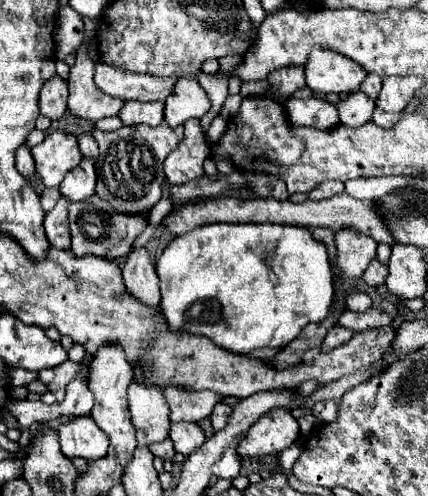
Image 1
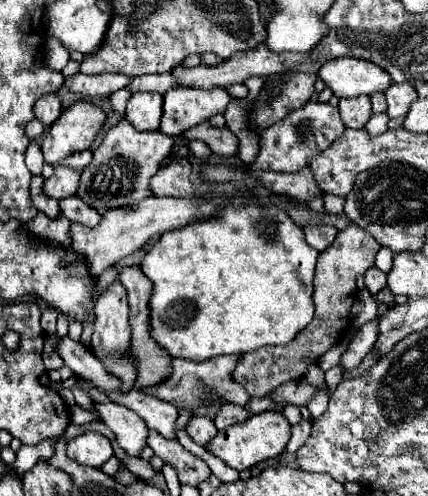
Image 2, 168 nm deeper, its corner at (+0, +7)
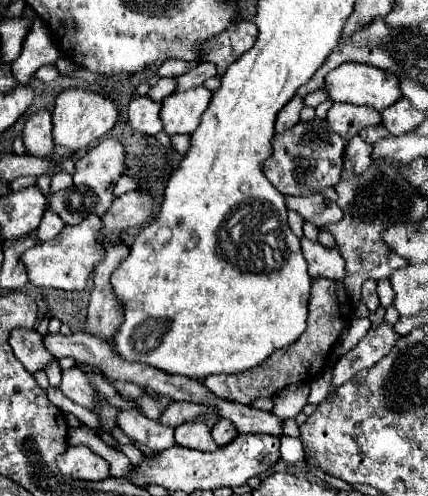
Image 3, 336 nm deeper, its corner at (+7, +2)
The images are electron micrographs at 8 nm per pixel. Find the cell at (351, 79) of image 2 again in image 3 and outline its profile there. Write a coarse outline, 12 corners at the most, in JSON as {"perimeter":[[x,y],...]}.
{"perimeter":[[343,64],[325,78],[333,102],[383,110],[403,94],[395,74]]}

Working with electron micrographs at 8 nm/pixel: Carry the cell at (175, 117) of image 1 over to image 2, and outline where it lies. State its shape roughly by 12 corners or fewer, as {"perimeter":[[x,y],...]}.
{"perimeter":[[228,91],[164,93],[160,131],[176,137],[224,113]]}

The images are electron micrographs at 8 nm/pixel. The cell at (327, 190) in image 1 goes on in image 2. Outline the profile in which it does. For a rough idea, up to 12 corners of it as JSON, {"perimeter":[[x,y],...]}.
{"perimeter":[[324,193],[324,209],[328,213],[342,213],[344,199]]}

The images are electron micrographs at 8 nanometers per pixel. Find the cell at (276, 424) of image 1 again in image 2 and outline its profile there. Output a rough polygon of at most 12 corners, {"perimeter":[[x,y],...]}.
{"perimeter":[[280,411],[250,415],[208,449],[242,471],[280,455],[290,439]]}

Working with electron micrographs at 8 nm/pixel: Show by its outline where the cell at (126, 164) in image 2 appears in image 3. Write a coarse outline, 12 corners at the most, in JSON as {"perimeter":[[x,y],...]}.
{"perimeter":[[101,140],[75,164],[73,186],[49,208],[65,224],[105,214],[125,148]]}

